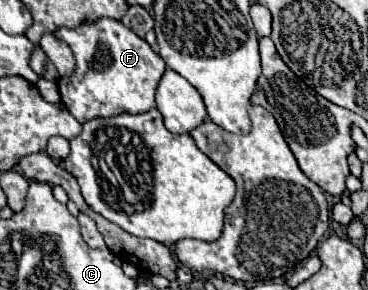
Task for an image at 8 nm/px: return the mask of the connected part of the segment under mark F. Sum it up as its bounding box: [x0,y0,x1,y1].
[56,18,166,122]

